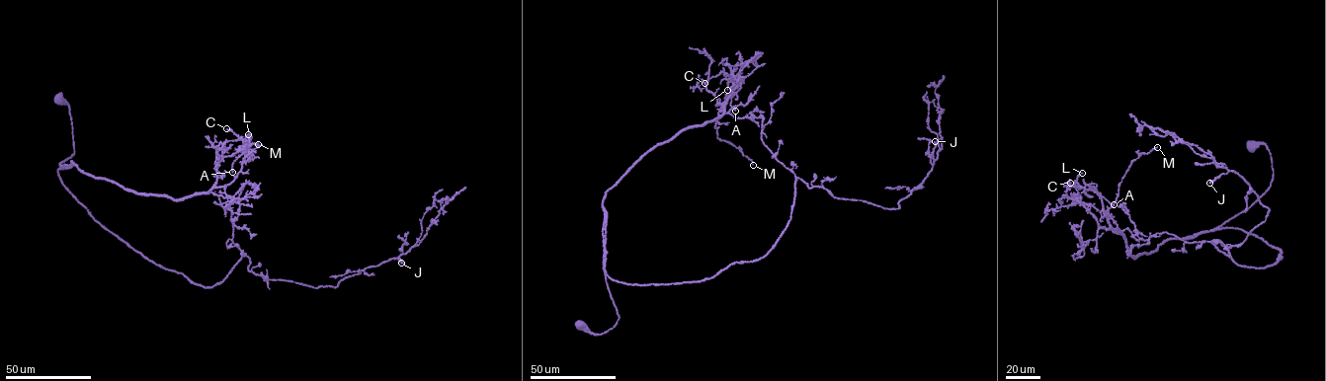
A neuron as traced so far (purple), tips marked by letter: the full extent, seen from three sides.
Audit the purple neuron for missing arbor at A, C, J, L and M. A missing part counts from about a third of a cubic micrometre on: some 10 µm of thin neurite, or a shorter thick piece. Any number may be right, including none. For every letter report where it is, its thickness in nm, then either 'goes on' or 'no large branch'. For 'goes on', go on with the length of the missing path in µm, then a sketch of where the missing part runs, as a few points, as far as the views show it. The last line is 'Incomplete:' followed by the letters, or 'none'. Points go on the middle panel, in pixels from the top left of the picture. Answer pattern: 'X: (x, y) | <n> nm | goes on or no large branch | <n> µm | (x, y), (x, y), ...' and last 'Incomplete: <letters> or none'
A: (735, 111) | 240 nm | no large branch
C: (704, 83) | 280 nm | no large branch
J: (935, 141) | 420 nm | no large branch
L: (727, 90) | 200 nm | no large branch
M: (753, 165) | 130 nm | no large branch
Incomplete: none

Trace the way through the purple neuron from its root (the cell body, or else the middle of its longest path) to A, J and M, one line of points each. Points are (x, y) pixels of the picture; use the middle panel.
A: (580, 324), (600, 334), (620, 318), (603, 267), (605, 192), (654, 147), (719, 116), (731, 94), (735, 111)
J: (580, 324), (620, 318), (604, 249), (620, 282), (704, 280), (769, 252), (796, 178), (897, 209), (935, 141)
M: (580, 324), (600, 334), (620, 318), (602, 203), (632, 165), (724, 104), (717, 137), (753, 165)

